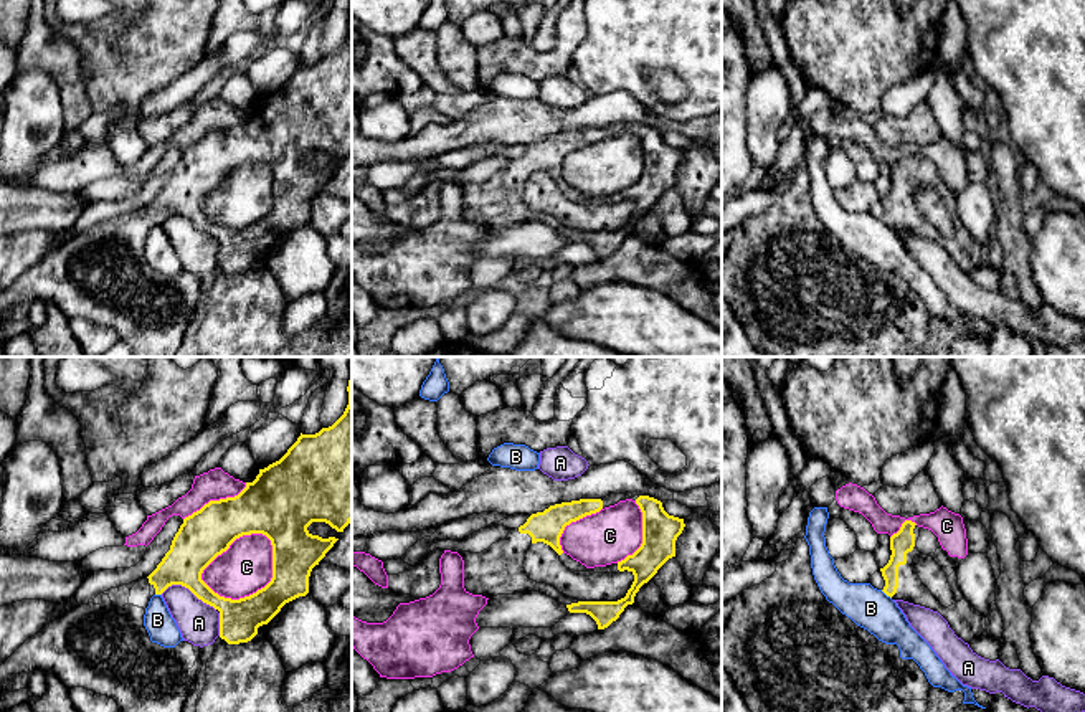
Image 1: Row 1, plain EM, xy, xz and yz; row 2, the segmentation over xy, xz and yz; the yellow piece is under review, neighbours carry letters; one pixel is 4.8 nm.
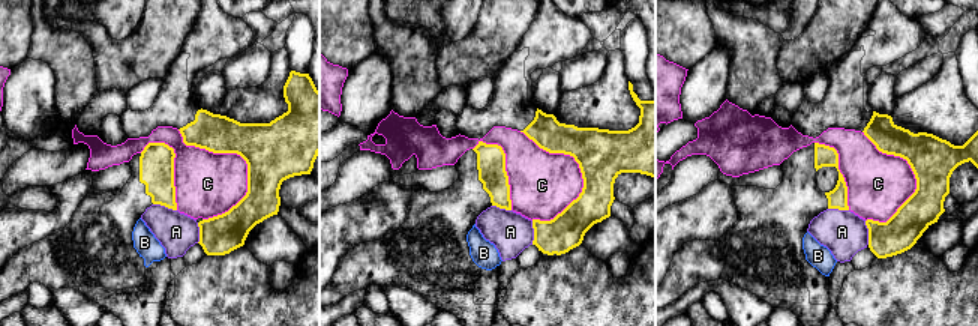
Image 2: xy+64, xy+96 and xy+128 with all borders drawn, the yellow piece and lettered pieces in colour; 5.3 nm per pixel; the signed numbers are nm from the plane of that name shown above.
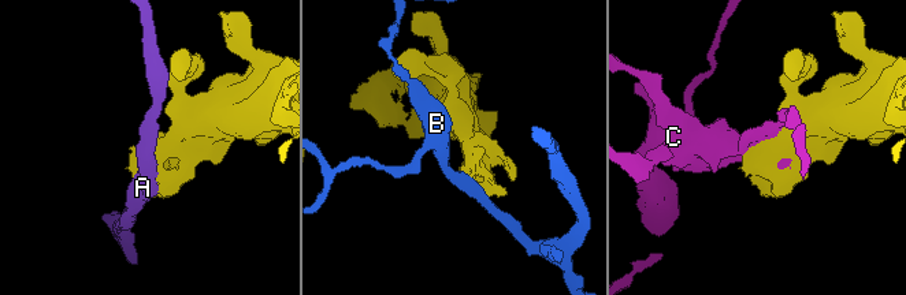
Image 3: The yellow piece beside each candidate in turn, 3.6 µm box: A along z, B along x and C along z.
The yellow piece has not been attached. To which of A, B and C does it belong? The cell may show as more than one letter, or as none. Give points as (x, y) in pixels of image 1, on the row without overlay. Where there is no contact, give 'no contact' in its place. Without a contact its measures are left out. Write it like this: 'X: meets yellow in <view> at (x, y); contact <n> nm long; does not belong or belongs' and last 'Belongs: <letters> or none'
A: meets yellow in xy at (189, 218); contact 280 nm long; does not belong
B: meets yellow in yz at (886, 223); contact 70 nm long; does not belong
C: meets yellow in xy at (233, 170); contact 400 nm long; does not belong
Belongs: none

